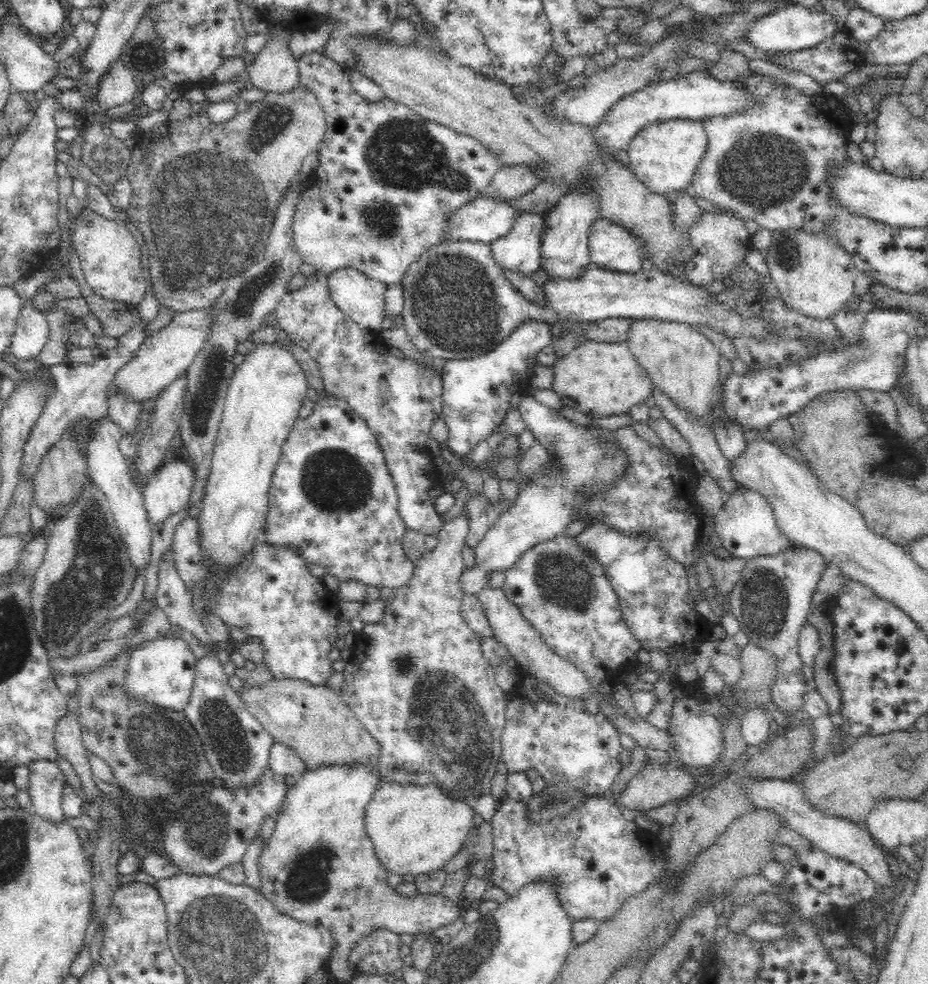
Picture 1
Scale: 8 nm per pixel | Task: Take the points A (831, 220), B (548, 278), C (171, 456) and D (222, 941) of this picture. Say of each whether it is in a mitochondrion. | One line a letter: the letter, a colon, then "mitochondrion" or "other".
A: mitochondrion
B: other
C: other
D: mitochondrion

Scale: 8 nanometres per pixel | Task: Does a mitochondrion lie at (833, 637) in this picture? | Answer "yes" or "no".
no

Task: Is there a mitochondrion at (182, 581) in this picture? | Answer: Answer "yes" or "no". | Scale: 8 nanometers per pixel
no

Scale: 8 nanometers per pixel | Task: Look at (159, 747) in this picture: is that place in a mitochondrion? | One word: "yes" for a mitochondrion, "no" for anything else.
yes

